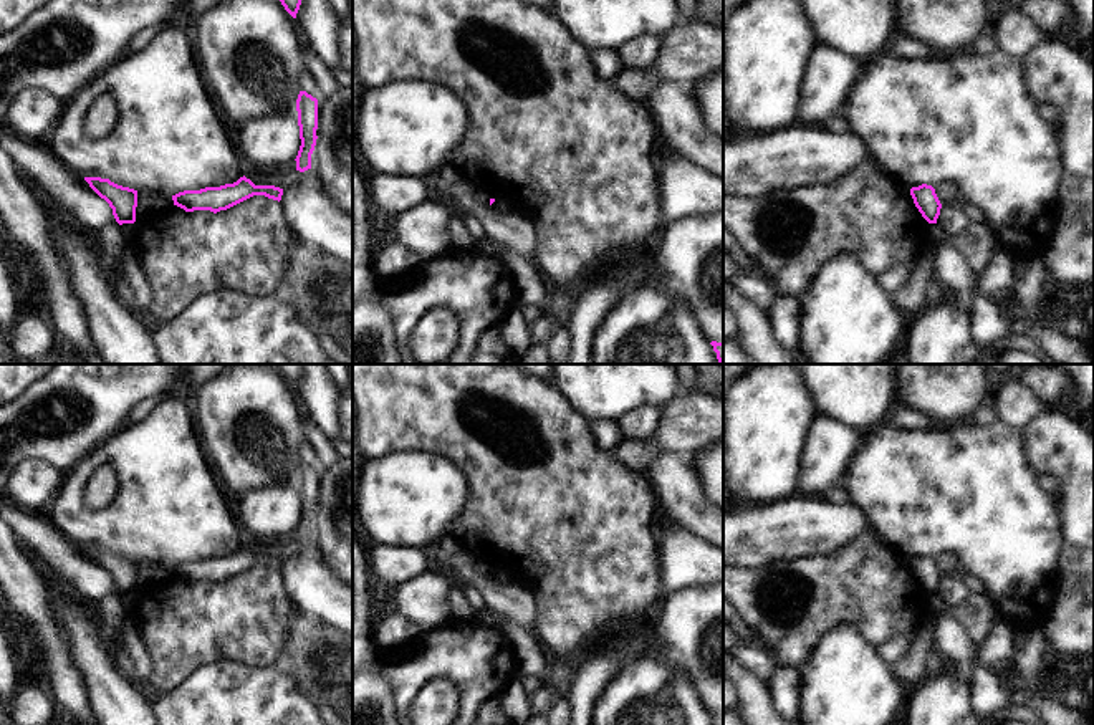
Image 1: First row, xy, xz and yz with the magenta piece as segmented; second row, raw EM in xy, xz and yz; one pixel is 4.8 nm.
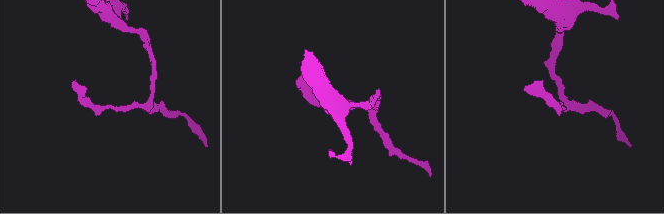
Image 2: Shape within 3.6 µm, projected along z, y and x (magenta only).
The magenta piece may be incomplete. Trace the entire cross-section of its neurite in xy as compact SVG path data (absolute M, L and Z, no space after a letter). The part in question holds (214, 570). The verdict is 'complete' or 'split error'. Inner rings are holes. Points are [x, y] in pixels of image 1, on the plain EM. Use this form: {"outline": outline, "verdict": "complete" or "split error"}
{"outline": "M243 546L233 555L179 563L172 566L172 571L174 576L184 579L185 583L210 581L217 584L253 566L265 566L280 573L283 559L275 556L255 556L250 550Z", "verdict": "complete"}

